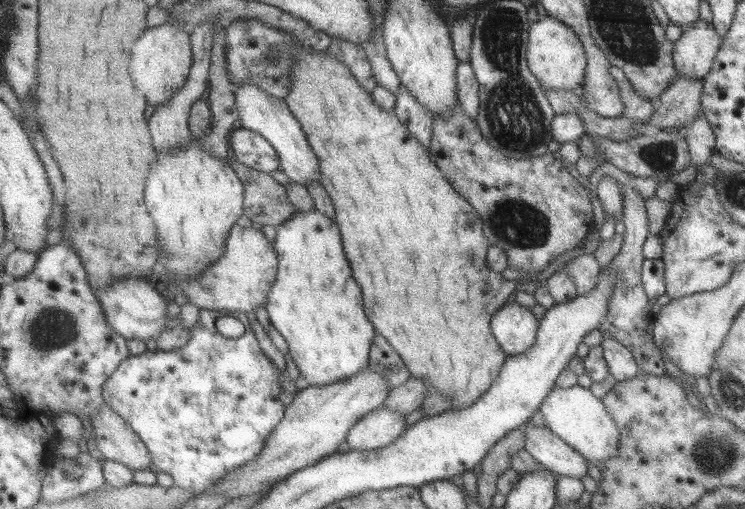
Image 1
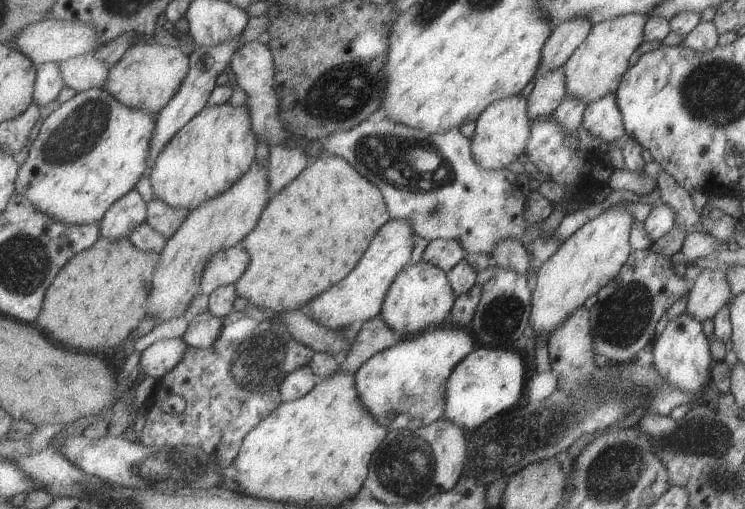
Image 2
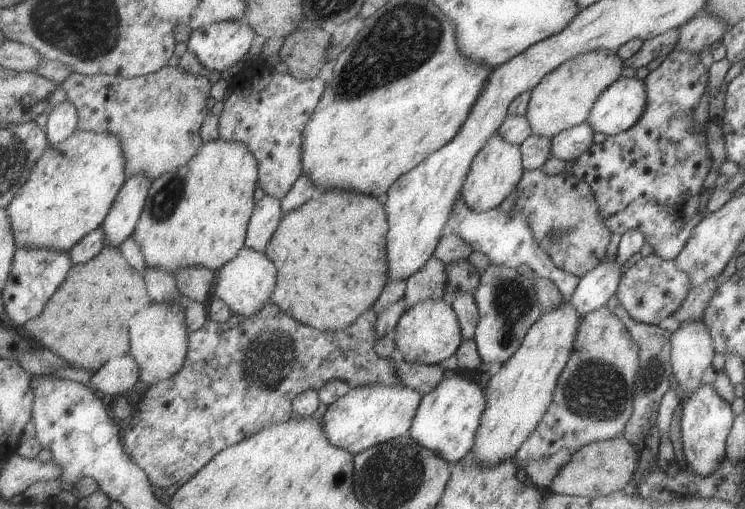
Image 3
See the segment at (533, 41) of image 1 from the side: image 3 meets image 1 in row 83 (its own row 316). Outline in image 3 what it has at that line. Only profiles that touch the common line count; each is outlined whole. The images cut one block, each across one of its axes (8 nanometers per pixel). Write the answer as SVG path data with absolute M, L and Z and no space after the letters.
M569 301L551 312L542 313L539 320L531 324L514 355L488 380L487 408L483 412L473 448L479 464L497 466L509 460L533 434L551 404L558 376L567 360L570 360L577 324L581 318Z

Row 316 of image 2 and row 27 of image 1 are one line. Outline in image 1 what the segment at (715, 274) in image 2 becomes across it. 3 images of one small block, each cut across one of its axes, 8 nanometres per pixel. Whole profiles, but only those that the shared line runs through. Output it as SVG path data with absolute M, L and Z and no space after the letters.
M700 19L689 30L682 31L672 44L672 61L677 74L685 78L701 78L710 71L715 51L722 39L712 27Z

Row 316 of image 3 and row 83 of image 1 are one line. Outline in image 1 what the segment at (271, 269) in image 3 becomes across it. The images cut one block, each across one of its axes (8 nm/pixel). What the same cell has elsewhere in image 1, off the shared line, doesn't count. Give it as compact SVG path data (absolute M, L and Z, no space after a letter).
M246 82L236 91L236 101L241 114L242 127L253 132L259 132L264 138L277 150L281 158L281 169L283 173L290 178L291 181L307 187L307 183L321 183L322 164L319 162L317 154L311 148L311 144L307 139L307 134L303 131L303 126L299 122L298 117L294 116L290 106L285 100L271 96L262 90L260 86Z

